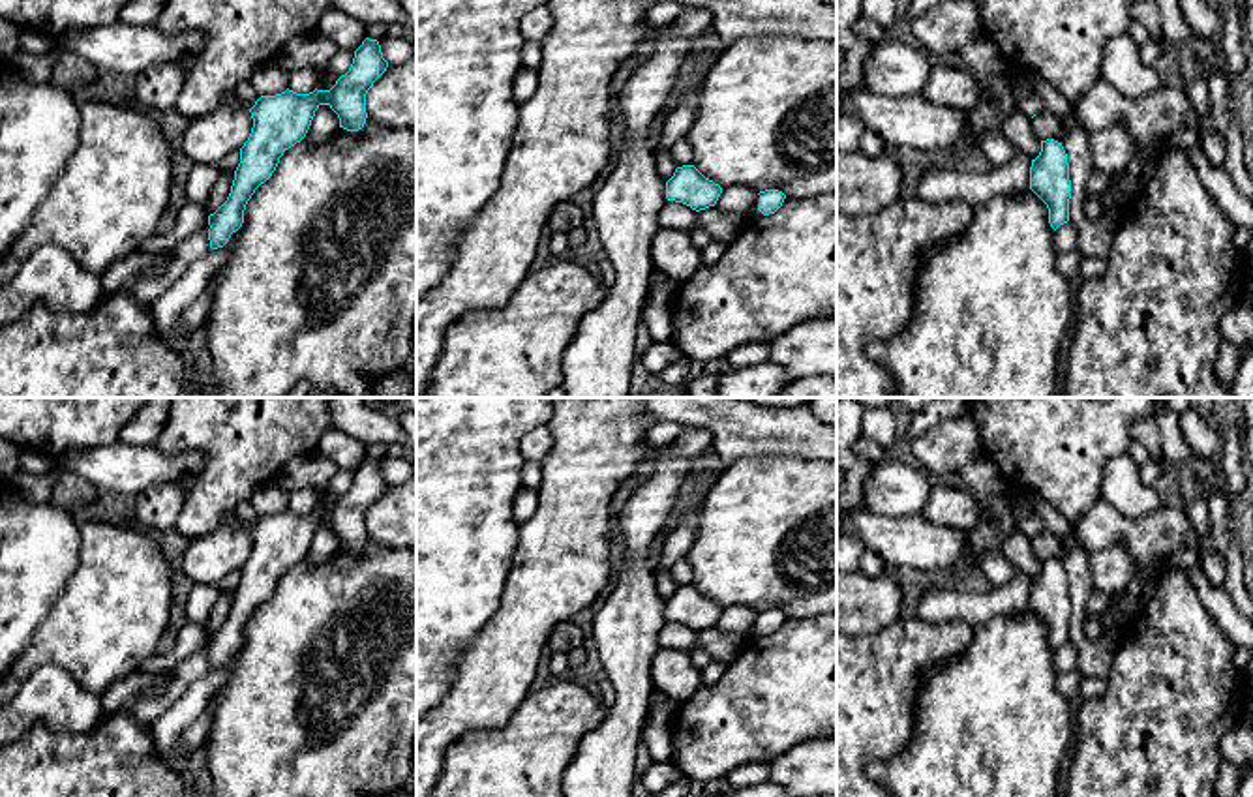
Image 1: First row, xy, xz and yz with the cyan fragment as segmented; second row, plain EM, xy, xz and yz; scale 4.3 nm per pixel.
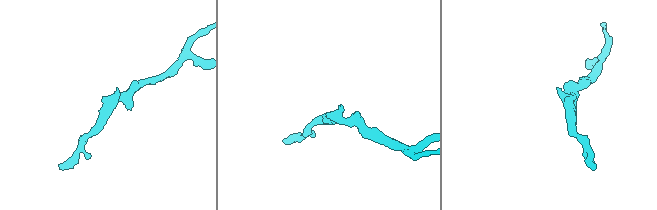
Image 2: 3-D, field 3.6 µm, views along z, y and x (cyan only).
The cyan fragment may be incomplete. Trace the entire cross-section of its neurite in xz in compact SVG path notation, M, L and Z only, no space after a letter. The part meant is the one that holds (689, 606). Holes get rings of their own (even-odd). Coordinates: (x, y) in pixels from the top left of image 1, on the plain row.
M694 585L677 587L666 602L666 619L683 623L696 632L715 626L720 613L722 608L705 598Z

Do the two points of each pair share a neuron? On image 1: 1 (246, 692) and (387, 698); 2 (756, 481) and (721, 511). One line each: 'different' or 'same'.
1: same
2: same

